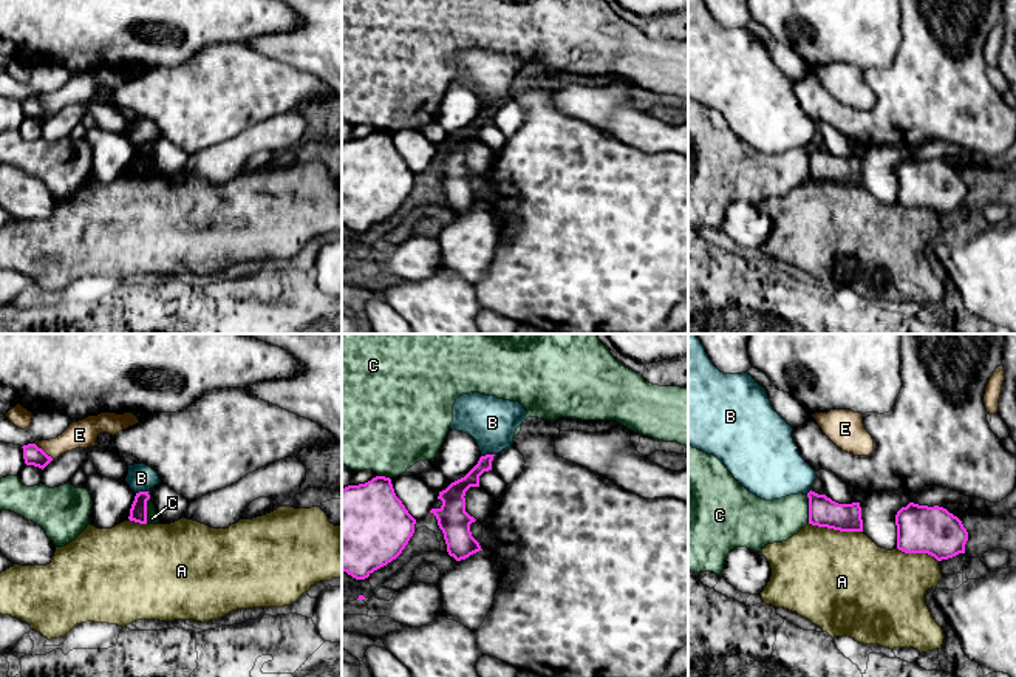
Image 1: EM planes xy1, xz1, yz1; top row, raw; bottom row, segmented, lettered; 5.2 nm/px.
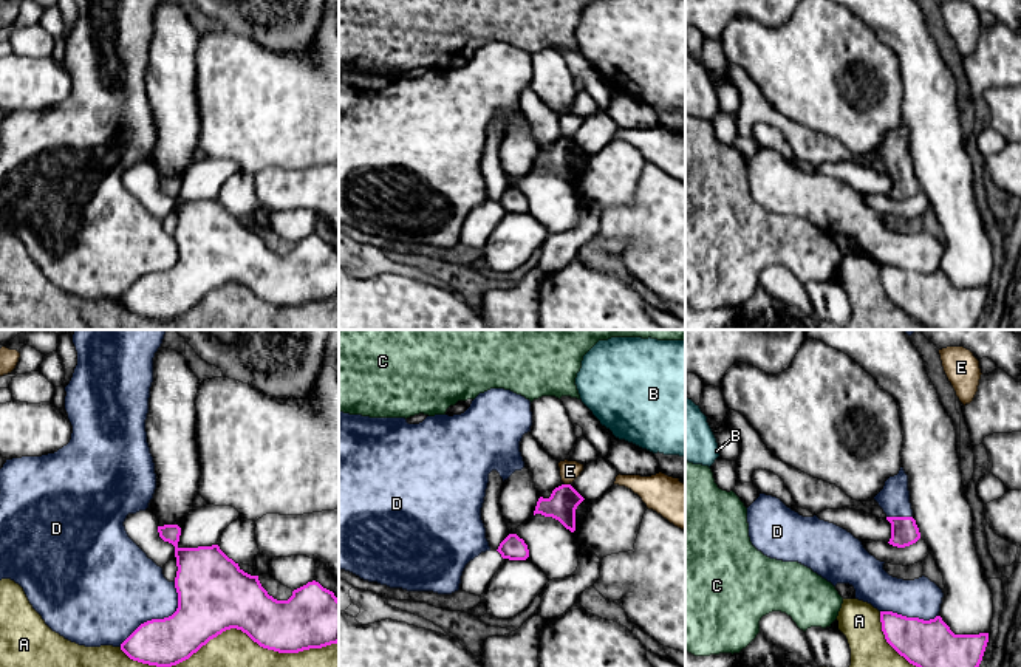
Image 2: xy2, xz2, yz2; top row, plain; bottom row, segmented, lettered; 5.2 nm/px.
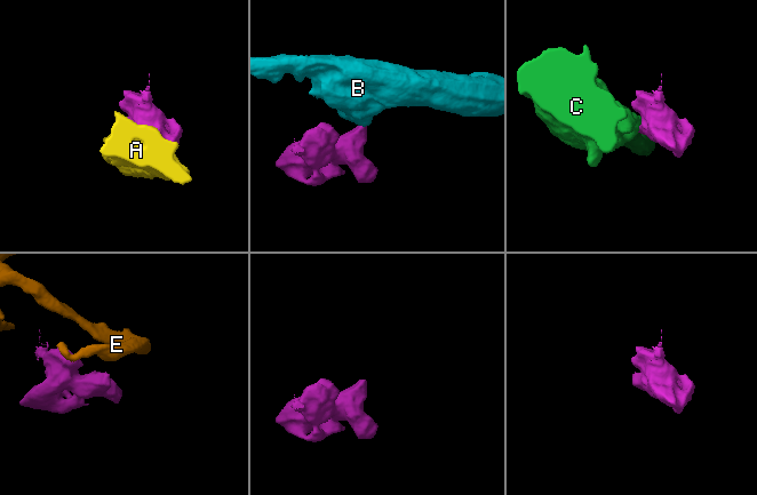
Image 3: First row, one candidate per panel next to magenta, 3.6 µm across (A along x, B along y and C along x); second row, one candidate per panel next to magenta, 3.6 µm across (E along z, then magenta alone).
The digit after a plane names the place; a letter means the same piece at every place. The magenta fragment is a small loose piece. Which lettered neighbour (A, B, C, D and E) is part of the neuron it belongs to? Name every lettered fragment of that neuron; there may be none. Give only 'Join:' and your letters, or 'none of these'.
Join: D

